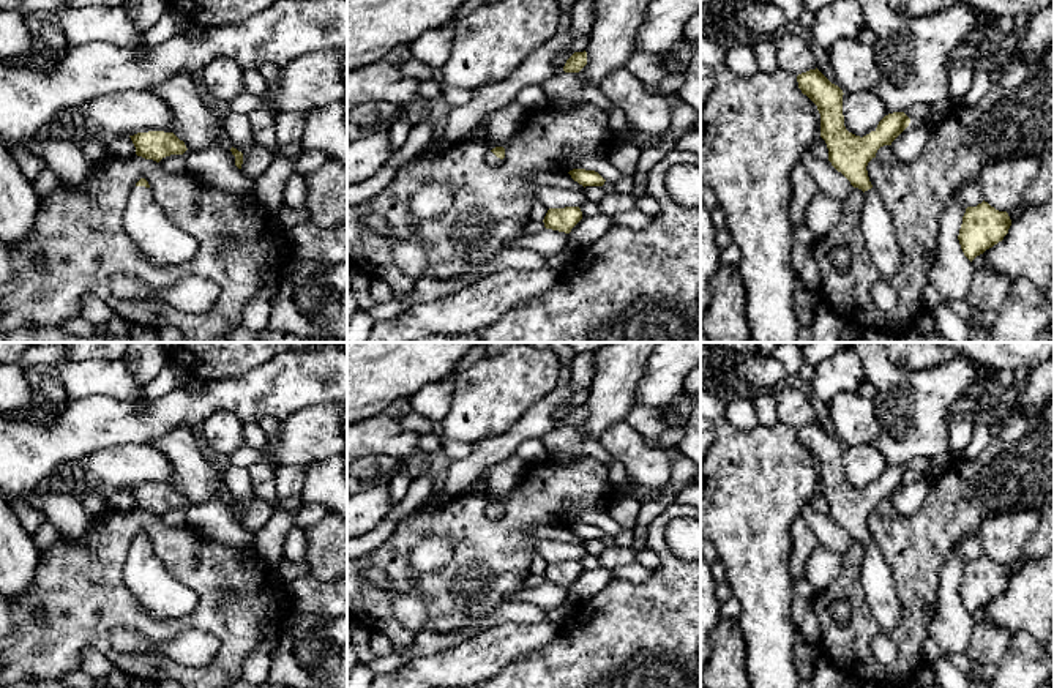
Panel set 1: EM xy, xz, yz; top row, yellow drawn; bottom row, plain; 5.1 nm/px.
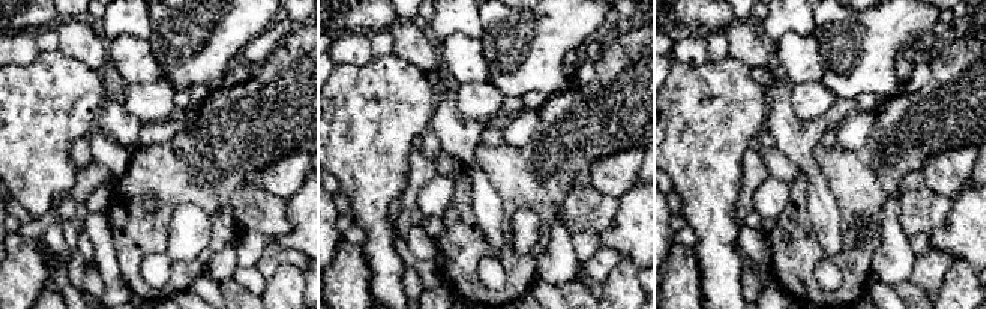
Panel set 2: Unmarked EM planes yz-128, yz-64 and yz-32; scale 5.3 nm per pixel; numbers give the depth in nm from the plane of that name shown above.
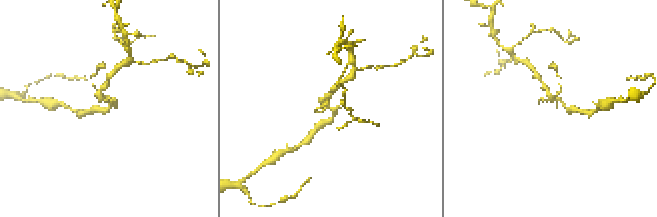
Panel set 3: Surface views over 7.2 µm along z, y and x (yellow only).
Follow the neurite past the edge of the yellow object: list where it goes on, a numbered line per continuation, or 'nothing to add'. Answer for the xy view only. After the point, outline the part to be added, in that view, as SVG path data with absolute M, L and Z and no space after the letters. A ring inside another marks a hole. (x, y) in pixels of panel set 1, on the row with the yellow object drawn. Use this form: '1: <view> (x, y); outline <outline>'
1: xy (163, 243); outline M150 188L131 189L123 224L144 257L155 267L185 264L196 252L196 240L164 216Z

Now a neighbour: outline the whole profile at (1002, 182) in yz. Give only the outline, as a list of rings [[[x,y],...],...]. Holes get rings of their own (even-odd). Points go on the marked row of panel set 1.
[[[1037,156],[999,159],[986,164],[980,174],[983,200],[999,211],[1011,211],[1040,170]]]

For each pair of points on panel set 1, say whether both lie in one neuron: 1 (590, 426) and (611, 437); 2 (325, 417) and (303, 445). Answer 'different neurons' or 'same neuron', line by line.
1: different neurons
2: same neuron

